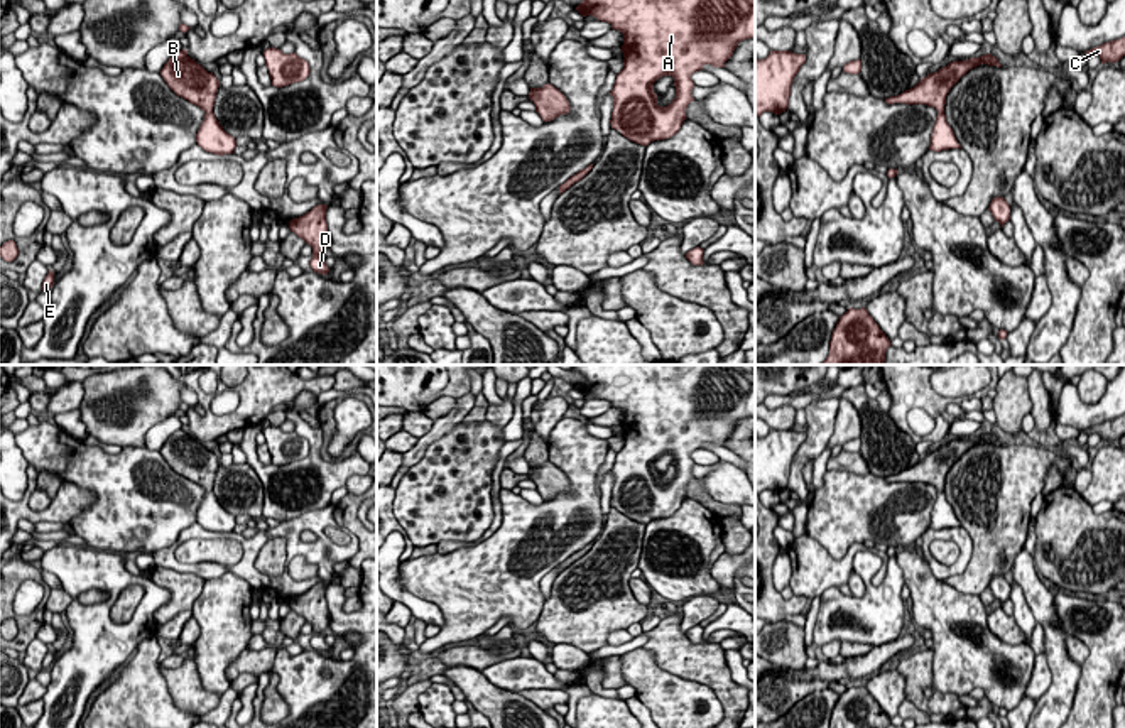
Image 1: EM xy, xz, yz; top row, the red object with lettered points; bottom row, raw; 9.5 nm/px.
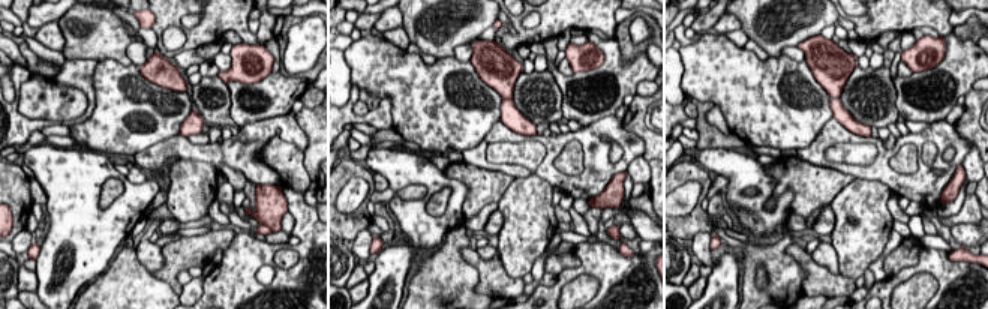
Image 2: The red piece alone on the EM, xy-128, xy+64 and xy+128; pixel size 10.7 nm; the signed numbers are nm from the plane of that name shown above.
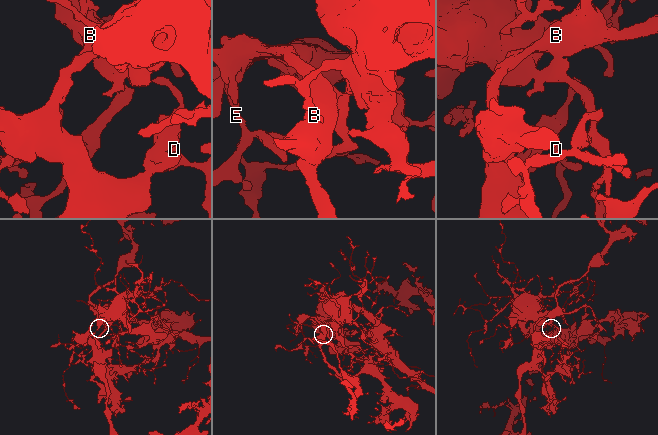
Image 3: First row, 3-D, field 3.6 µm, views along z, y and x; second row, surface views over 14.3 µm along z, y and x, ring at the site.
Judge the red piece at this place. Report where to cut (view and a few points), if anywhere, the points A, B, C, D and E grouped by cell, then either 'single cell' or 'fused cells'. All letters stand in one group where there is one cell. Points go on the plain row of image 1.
cut xy (313, 632), (321, 634); groups A D E / B C; fused cells

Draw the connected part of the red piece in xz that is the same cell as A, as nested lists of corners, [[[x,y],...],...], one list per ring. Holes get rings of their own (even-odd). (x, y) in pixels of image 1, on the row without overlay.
[[[573,365],[571,372],[583,375],[576,385],[583,395],[593,394],[623,412],[622,431],[625,437],[610,470],[613,475],[610,502],[628,519],[645,525],[679,510],[688,497],[686,486],[694,480],[691,453],[701,449],[704,443],[725,446],[736,424],[755,416],[755,365]],[[662,454],[672,454],[676,465],[676,476],[667,485],[659,485],[654,471],[654,461]]]

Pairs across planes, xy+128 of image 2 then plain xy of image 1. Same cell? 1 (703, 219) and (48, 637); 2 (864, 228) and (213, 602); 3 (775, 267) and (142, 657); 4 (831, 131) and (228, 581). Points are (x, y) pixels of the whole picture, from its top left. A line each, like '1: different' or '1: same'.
1: different
2: same
3: same
4: different

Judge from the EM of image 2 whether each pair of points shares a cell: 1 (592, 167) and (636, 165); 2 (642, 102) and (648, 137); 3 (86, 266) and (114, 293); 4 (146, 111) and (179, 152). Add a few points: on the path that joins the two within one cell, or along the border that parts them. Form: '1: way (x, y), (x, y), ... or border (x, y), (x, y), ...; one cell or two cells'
1: border (642, 155), (625, 170); two cells
2: way (639, 111), (639, 128); one cell
3: border (113, 260), (90, 282); two cells
4: border (179, 134), (137, 153); two cells

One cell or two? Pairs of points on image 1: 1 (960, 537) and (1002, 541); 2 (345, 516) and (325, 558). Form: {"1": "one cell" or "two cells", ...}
{"1": "two cells", "2": "two cells"}

